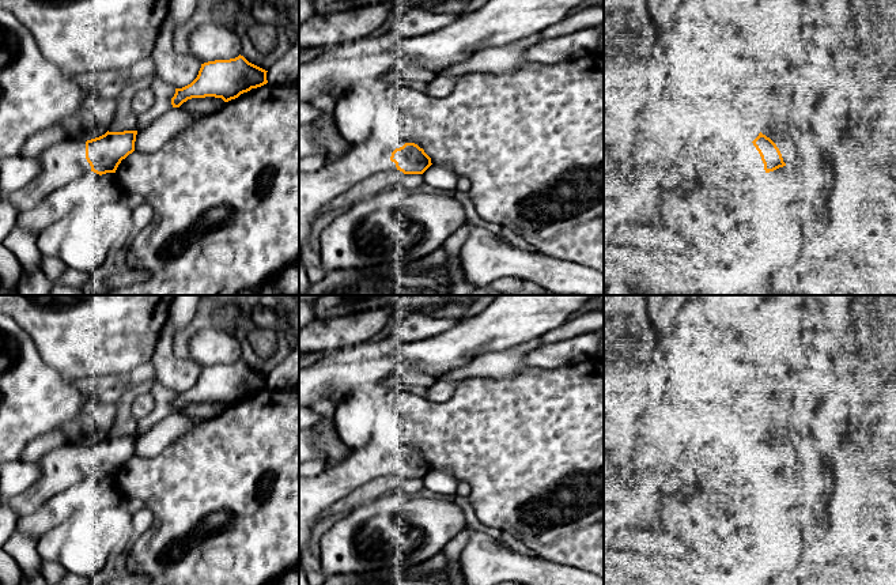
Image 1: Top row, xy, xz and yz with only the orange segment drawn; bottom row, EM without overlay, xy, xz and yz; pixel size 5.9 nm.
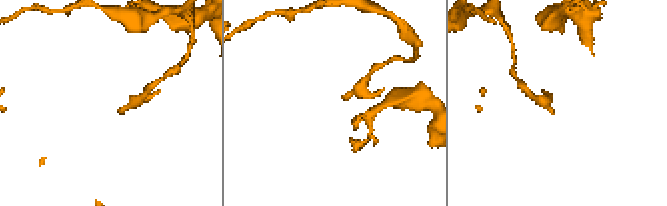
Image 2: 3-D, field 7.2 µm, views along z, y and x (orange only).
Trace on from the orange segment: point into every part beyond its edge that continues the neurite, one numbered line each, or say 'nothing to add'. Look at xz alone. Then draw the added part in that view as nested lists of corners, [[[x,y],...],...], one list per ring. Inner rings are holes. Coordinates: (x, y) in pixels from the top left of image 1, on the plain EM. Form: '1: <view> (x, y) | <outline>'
1: xz (317, 494) | [[[368,442],[317,476],[299,476],[299,567],[313,529],[325,512],[363,484],[390,475],[385,458],[394,454]]]

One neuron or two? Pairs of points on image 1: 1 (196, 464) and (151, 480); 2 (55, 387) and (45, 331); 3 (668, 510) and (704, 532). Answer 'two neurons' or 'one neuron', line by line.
1: one neuron
2: two neurons
3: one neuron

